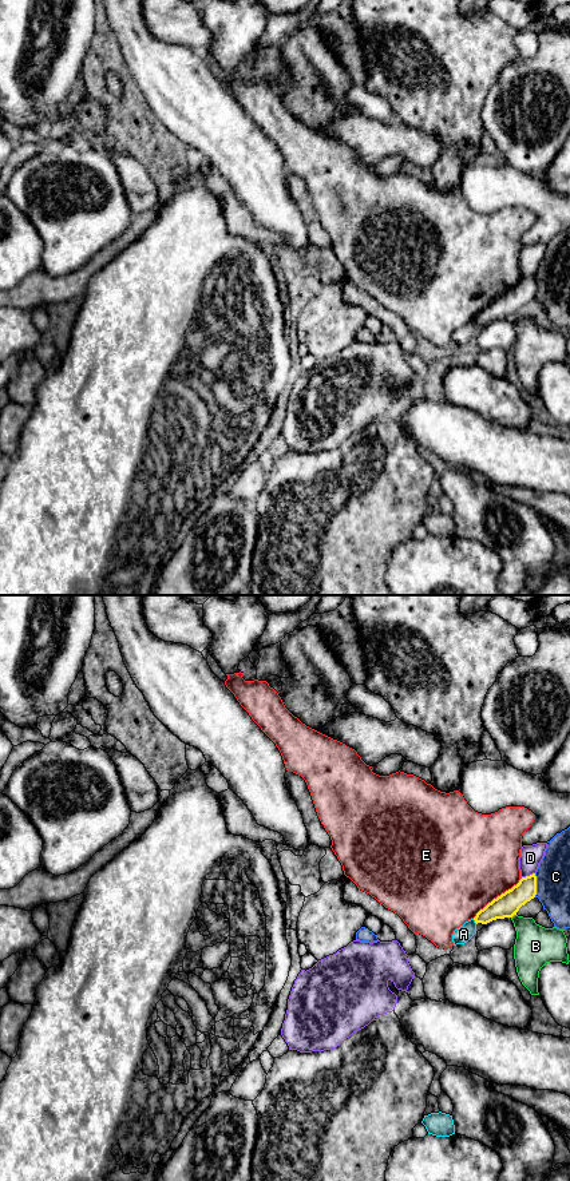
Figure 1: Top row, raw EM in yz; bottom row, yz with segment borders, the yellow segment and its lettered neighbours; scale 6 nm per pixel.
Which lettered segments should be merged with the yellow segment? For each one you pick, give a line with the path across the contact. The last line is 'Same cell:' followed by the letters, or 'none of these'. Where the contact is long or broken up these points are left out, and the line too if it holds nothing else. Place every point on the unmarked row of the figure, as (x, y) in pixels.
Same cell: none of these

